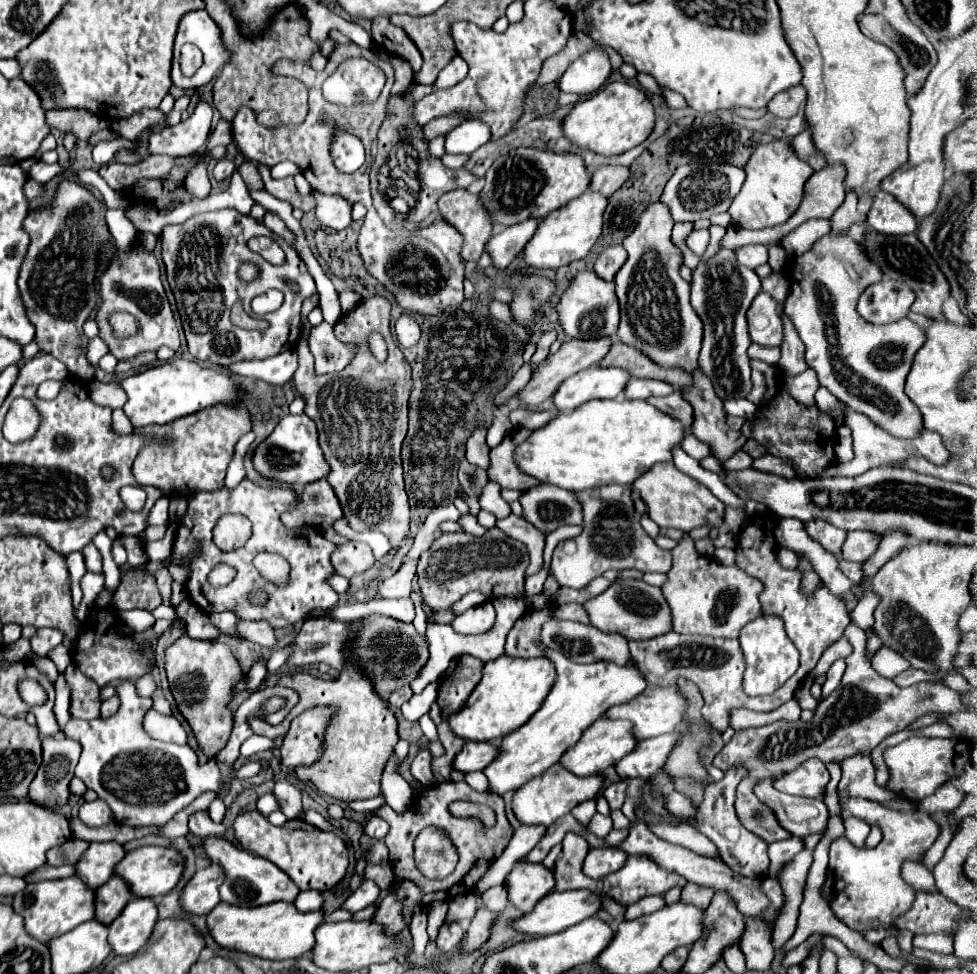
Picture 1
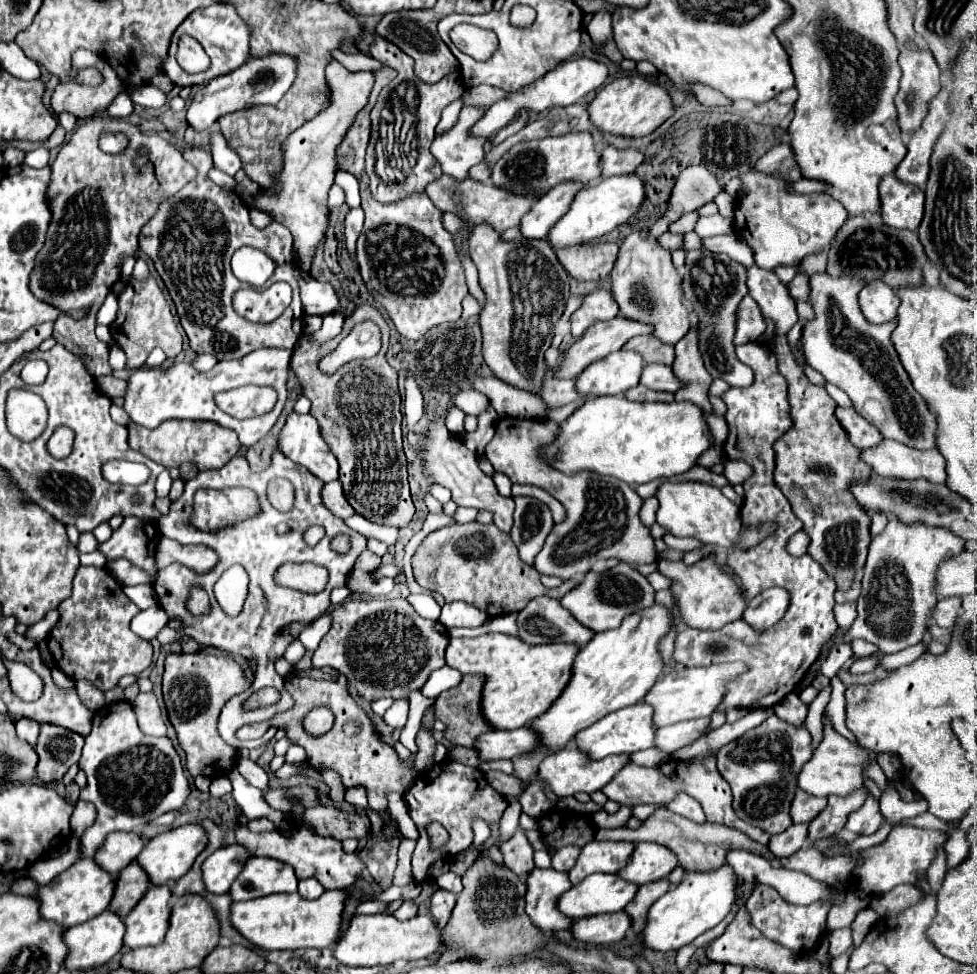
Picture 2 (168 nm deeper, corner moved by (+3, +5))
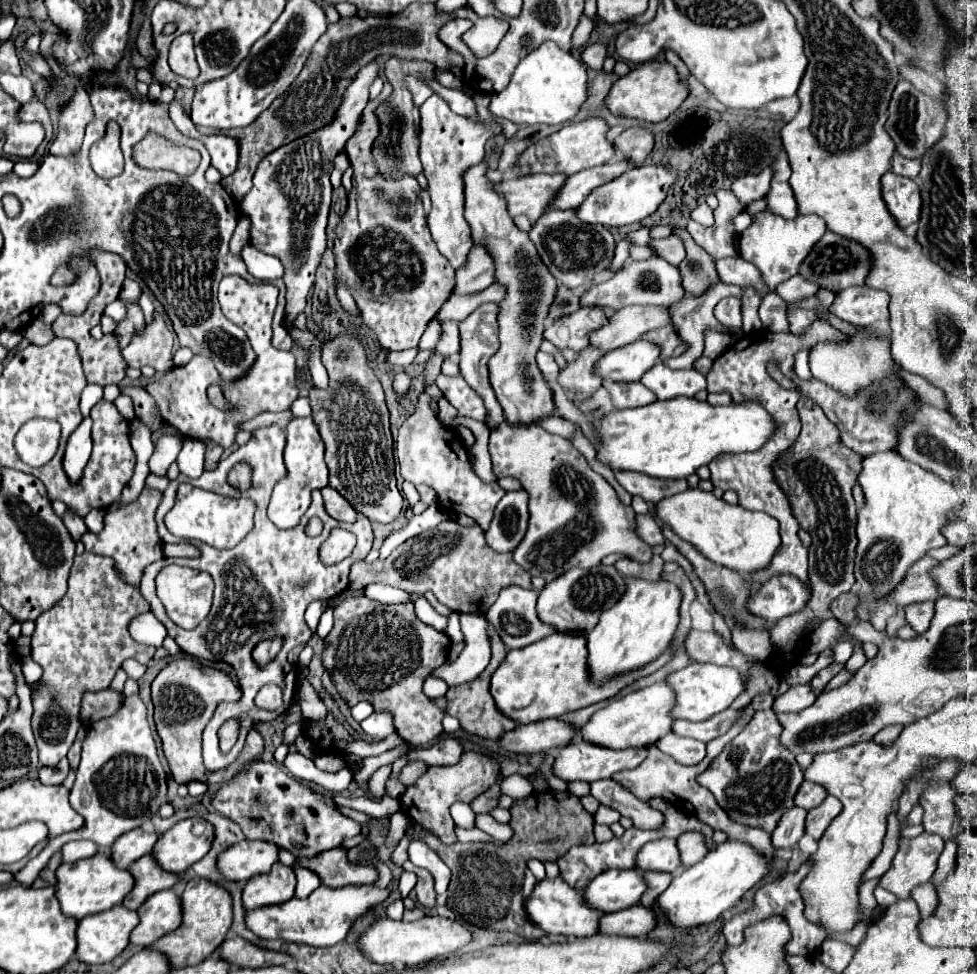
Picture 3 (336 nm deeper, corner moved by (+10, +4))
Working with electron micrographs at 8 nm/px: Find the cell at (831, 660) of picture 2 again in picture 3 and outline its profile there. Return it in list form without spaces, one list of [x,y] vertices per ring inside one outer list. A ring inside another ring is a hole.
[[[840,642],[836,648],[834,648],[834,662],[848,662],[848,658],[852,656],[854,652],[854,644],[852,642]]]

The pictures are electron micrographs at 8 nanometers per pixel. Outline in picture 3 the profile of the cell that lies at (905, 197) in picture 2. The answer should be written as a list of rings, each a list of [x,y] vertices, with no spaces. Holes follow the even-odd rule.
[[[886,172],[882,176],[882,196],[888,204],[888,210],[896,218],[898,226],[906,228],[920,218],[920,188],[912,178]]]

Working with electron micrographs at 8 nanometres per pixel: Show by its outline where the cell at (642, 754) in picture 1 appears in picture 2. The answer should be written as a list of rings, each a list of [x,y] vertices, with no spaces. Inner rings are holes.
[[[691,719],[691,721],[681,721],[677,725],[661,727],[655,733],[655,745],[653,747],[665,755],[671,755],[677,749],[699,739],[699,735],[707,727],[707,723],[709,723],[709,719]]]

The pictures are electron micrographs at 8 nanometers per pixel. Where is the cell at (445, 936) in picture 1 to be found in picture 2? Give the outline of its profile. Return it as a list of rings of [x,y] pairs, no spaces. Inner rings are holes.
[[[439,889],[439,891],[431,897],[431,915],[435,917],[439,929],[443,929],[443,927],[449,923],[455,903],[457,903],[457,895],[453,895],[453,893],[449,893],[449,891],[441,891],[441,889]]]

